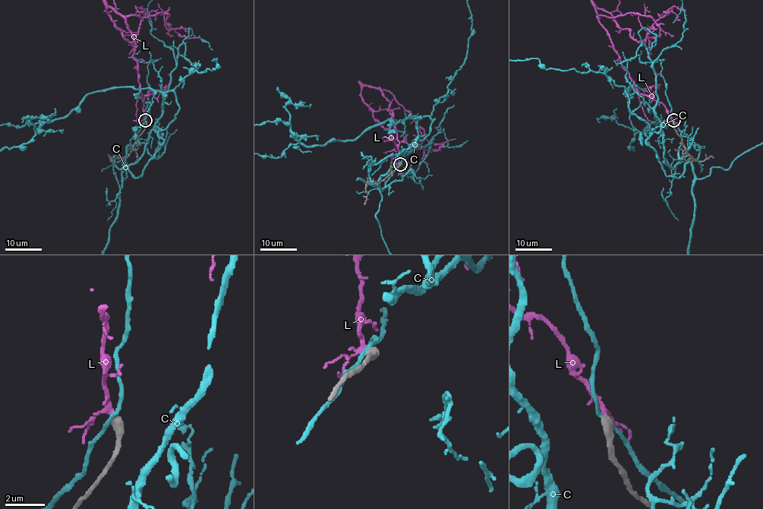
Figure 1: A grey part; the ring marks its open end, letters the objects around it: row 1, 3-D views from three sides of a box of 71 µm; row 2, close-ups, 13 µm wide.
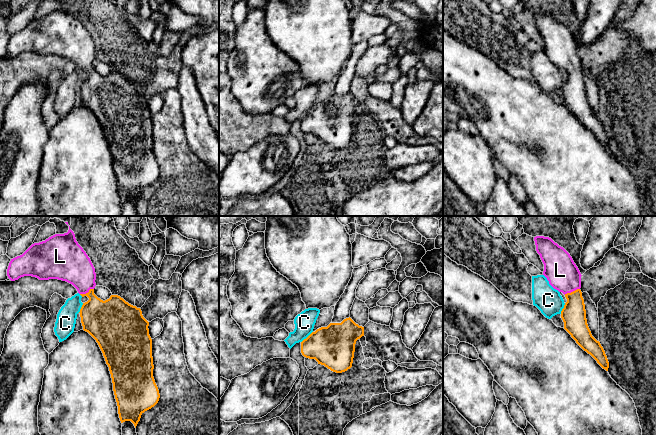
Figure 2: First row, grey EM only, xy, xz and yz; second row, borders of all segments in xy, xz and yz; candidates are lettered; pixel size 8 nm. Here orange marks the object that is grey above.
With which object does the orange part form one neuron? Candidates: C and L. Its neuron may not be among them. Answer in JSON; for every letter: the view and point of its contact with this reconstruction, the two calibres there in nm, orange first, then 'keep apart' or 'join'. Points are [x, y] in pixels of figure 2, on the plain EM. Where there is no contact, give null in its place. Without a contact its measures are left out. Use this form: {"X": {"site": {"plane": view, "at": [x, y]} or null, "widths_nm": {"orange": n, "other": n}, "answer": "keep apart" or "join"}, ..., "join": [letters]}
{"C": {"site": {"plane": "xz", "at": [307, 113]}, "widths_nm": {"orange": 340, "other": 160}, "answer": "keep apart"}, "L": {"site": {"plane": "yz", "at": [571, 68]}, "widths_nm": {"orange": 200, "other": 260}, "answer": "join"}, "join": ["L"]}

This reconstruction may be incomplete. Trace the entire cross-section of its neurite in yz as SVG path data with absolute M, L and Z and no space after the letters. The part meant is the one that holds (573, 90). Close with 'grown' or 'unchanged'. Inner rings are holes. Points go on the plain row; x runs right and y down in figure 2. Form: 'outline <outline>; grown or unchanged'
outline M534 13L536 27L544 40L543 51L549 60L562 68L567 78L561 87L564 105L576 119L606 147L609 138L603 123L591 110L587 100L584 75L582 73L581 49L570 30L551 14Z; grown

